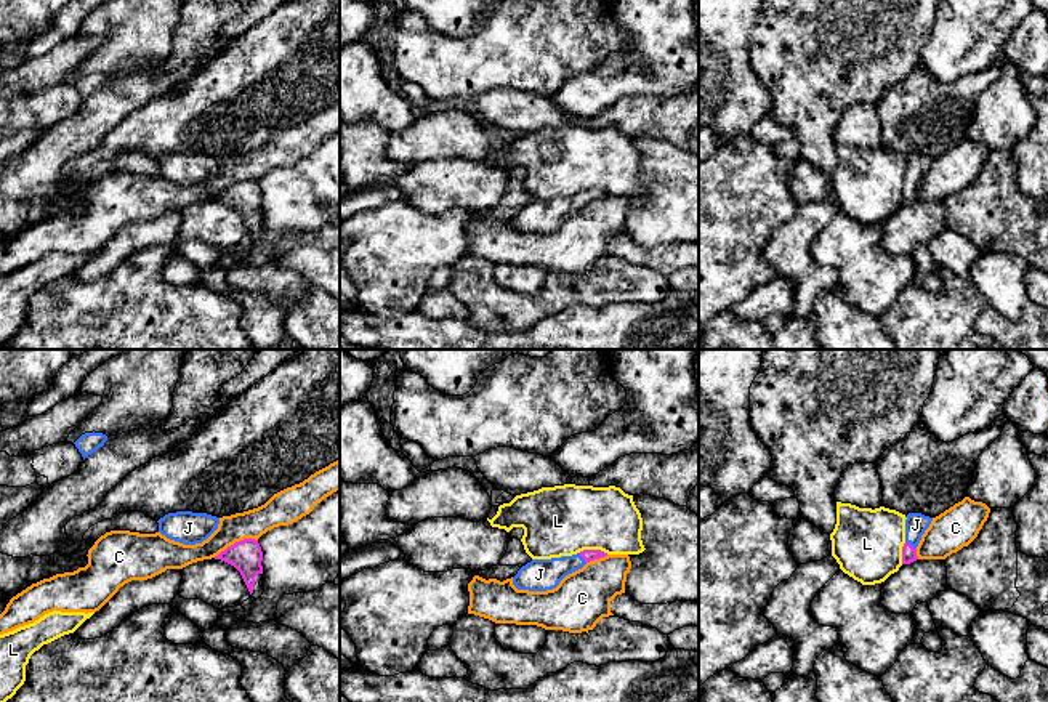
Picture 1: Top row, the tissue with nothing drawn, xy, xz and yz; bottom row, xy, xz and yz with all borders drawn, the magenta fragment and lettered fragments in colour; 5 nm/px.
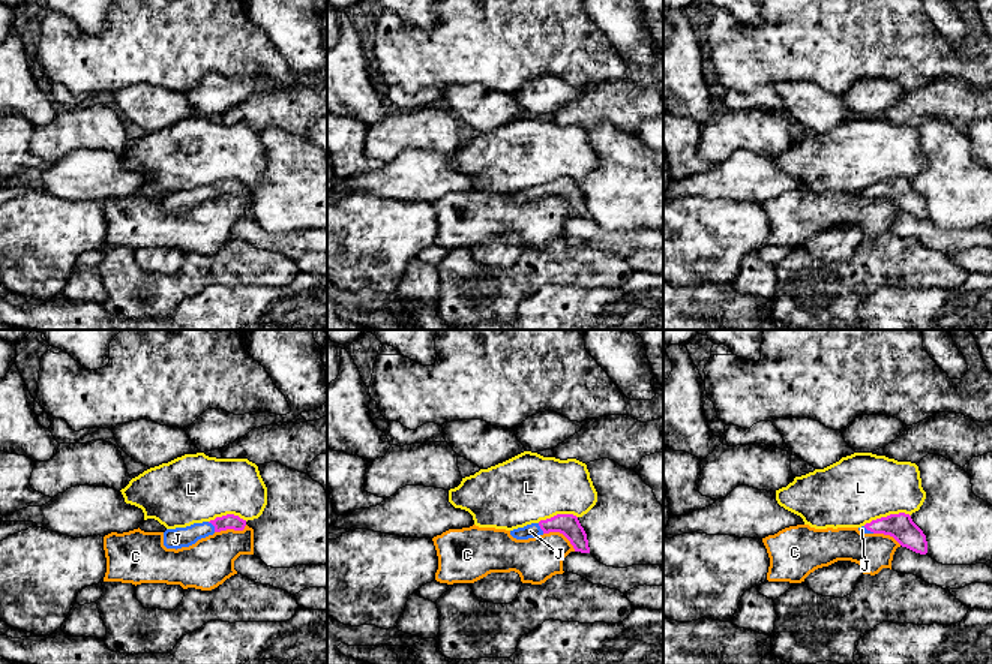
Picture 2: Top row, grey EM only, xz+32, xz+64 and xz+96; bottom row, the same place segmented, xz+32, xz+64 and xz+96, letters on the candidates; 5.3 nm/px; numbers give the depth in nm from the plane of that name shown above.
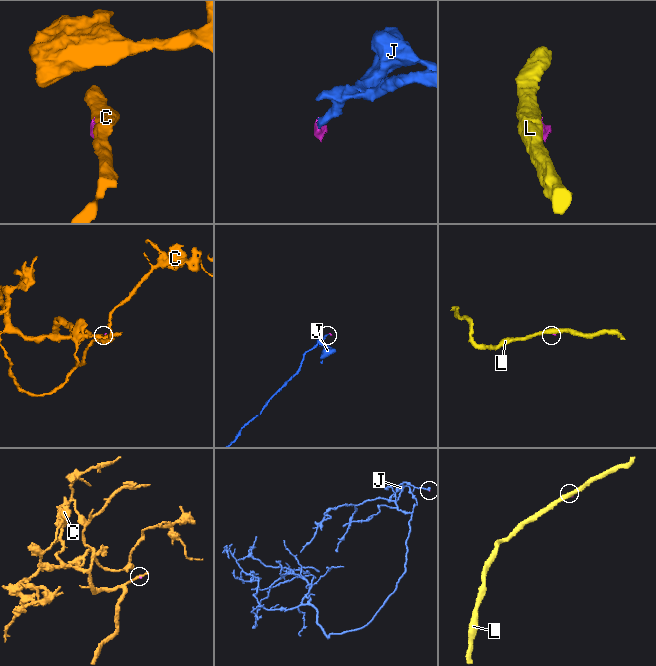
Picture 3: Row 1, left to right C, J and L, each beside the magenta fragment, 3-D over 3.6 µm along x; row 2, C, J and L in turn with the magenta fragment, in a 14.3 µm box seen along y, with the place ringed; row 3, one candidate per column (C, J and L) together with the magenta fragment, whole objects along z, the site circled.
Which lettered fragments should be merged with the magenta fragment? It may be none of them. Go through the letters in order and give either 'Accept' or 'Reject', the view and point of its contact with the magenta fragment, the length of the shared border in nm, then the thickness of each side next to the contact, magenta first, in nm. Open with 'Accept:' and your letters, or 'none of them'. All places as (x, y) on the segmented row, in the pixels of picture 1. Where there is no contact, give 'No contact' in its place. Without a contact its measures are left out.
Accept: J
C: Reject. Touches magenta at xy (236, 542). Shared border 240 nm. Thickness 160 nm (magenta) against 140 nm
J: Accept. Touches magenta at yz (909, 544). Shared border 70 nm. Thickness 80 nm (magenta) against 110 nm
L: Reject. Touches magenta at xz (593, 550). Shared border 150 nm. Thickness 60 nm (magenta) against 360 nm

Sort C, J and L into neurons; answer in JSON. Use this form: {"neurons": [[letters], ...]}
{"neurons": [["C"], ["J"], ["L"]]}

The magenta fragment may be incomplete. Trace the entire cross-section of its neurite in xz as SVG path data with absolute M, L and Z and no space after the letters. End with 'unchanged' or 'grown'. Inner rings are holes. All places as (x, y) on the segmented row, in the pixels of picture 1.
M583 550L572 556L551 559L532 559L522 566L513 577L513 585L518 590L546 591L559 585L559 582L582 569L586 563L607 556L601 550Z; grown

